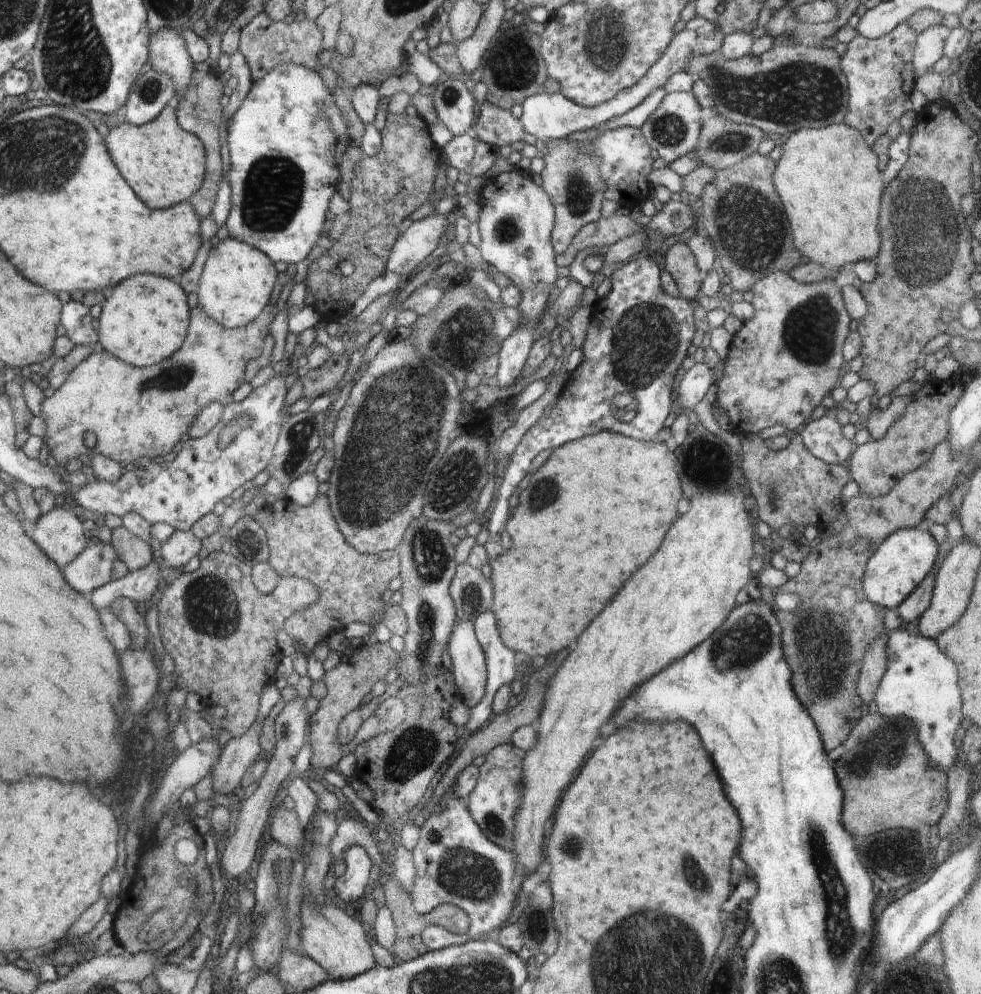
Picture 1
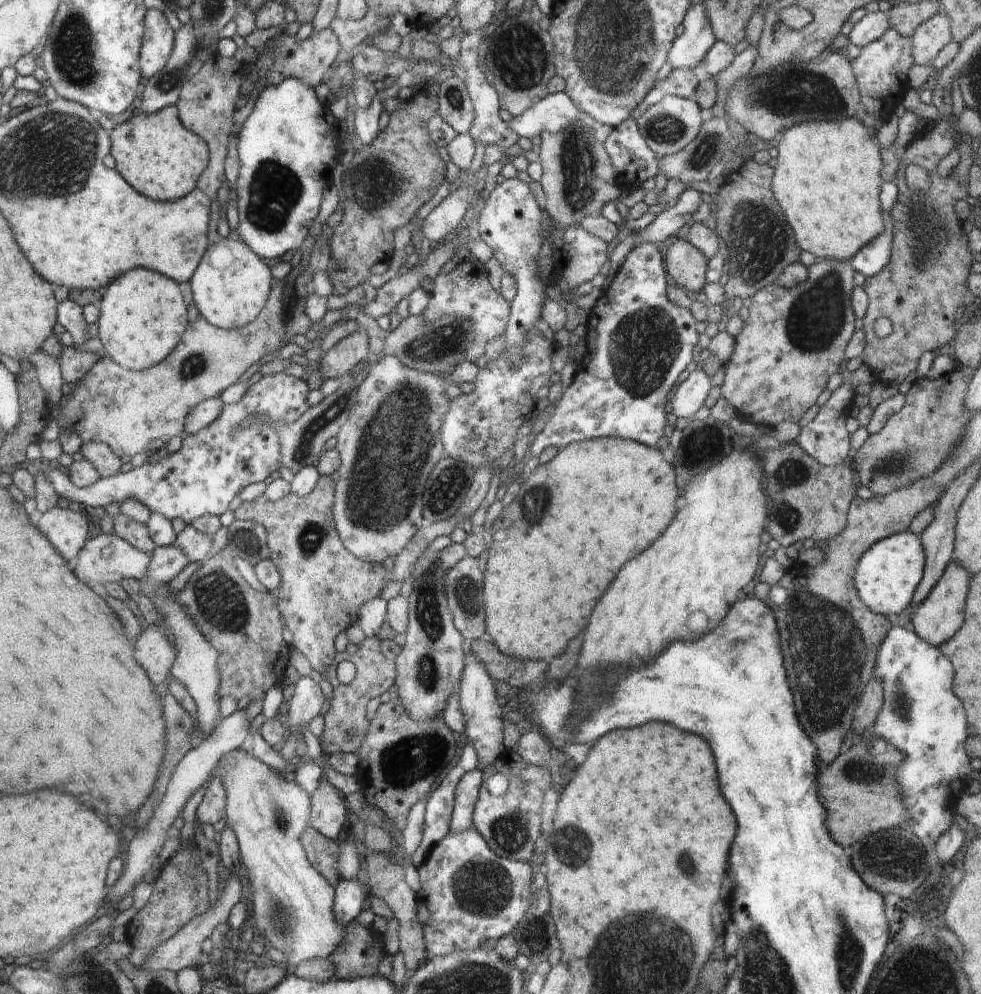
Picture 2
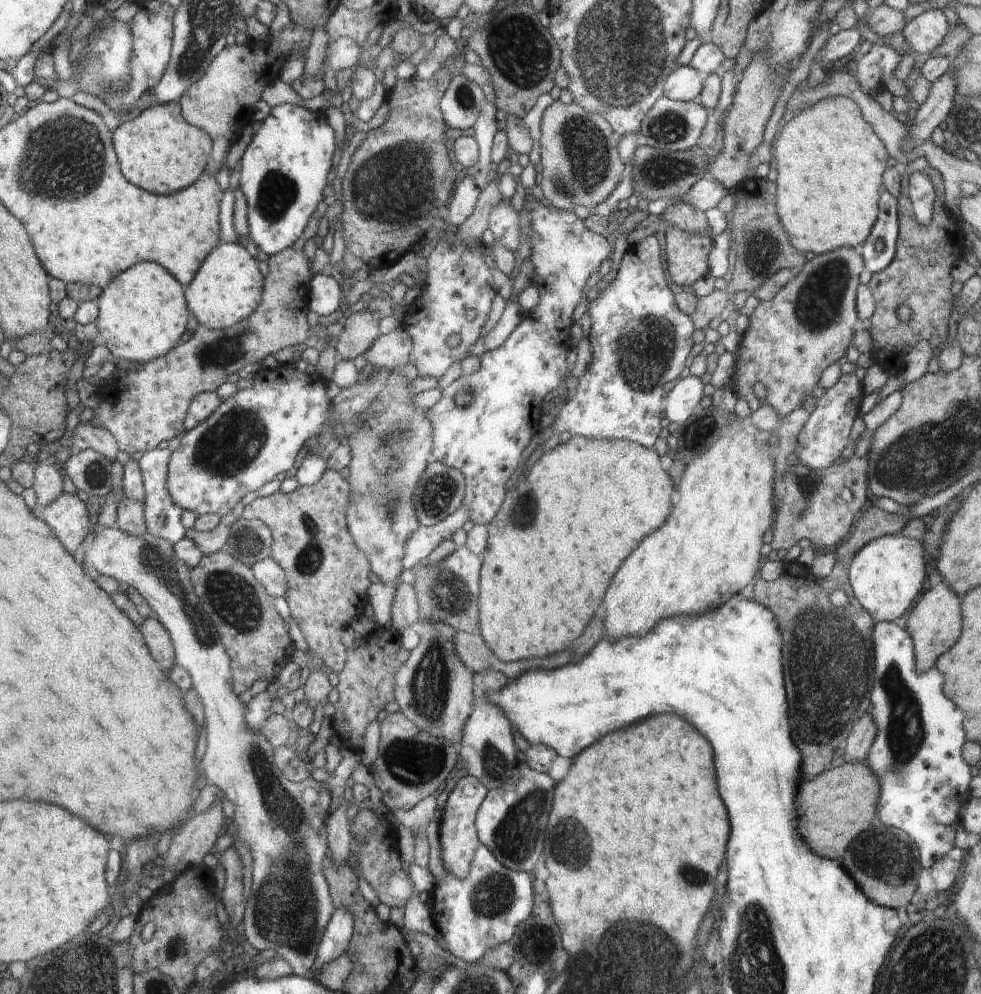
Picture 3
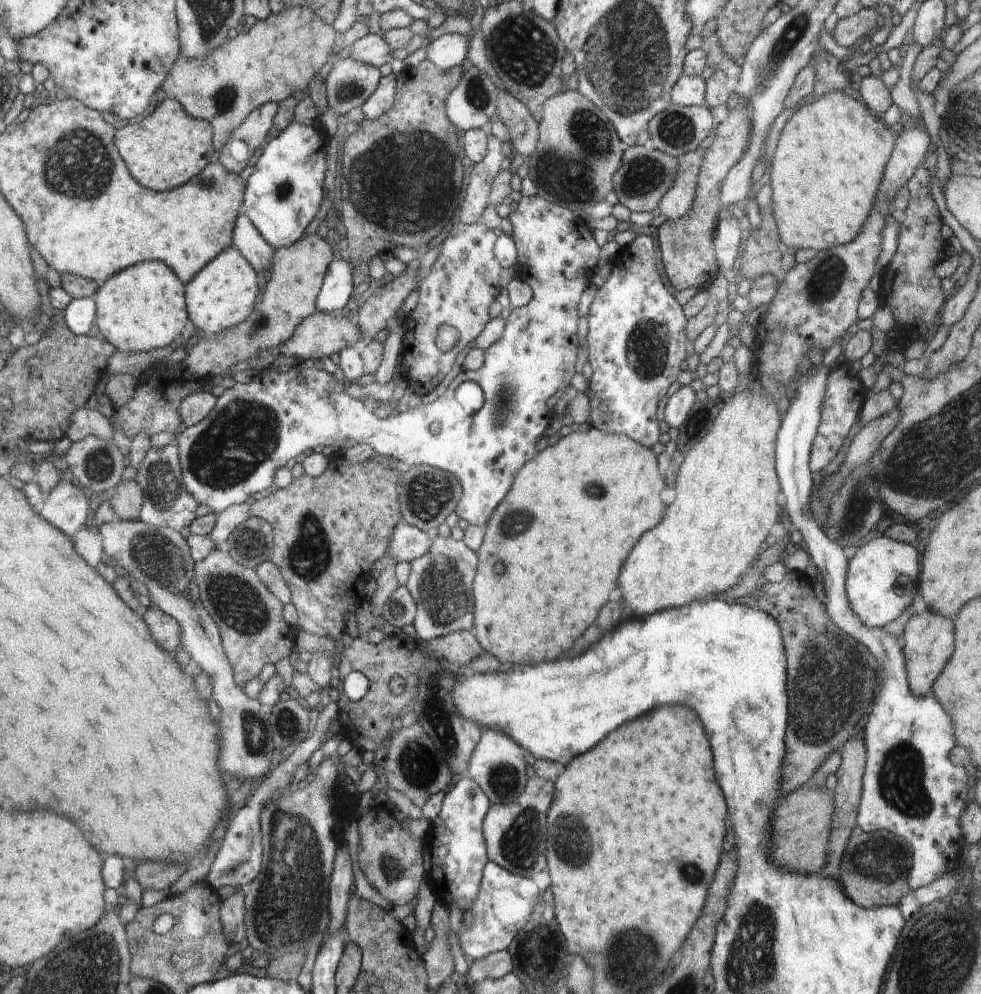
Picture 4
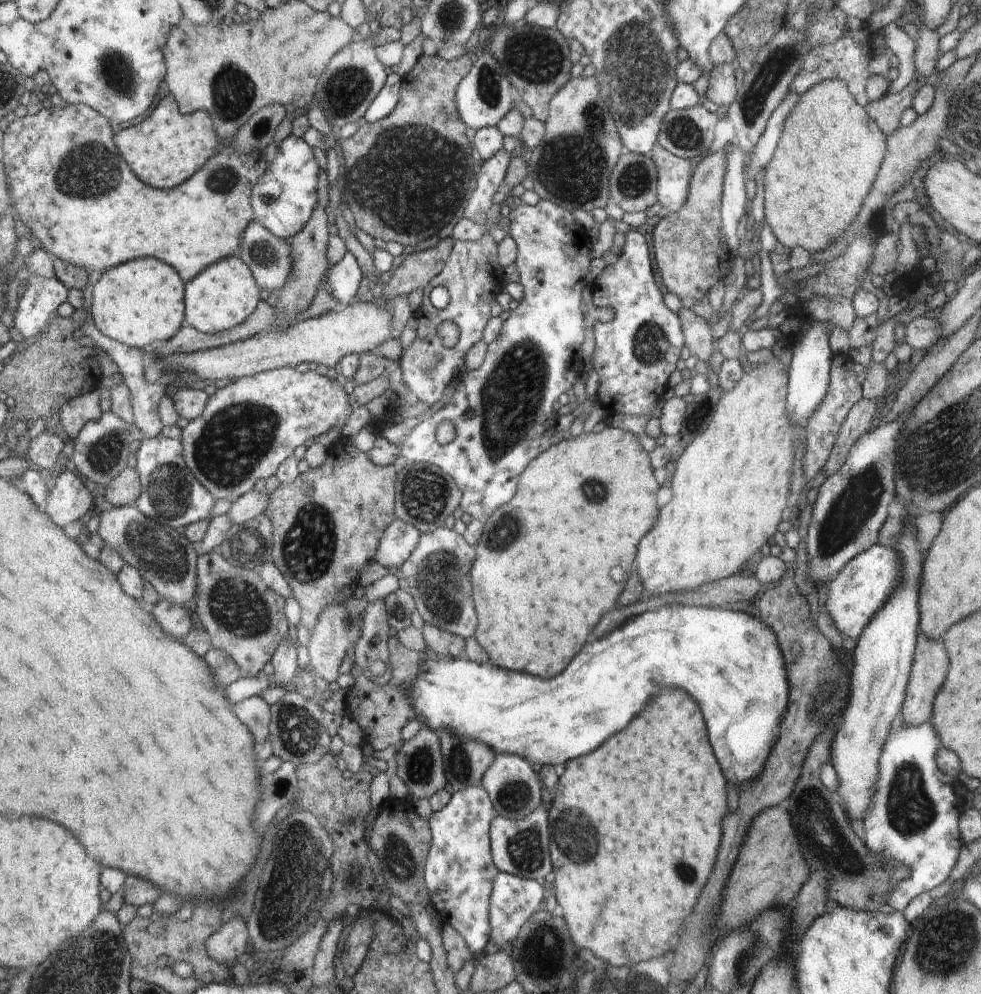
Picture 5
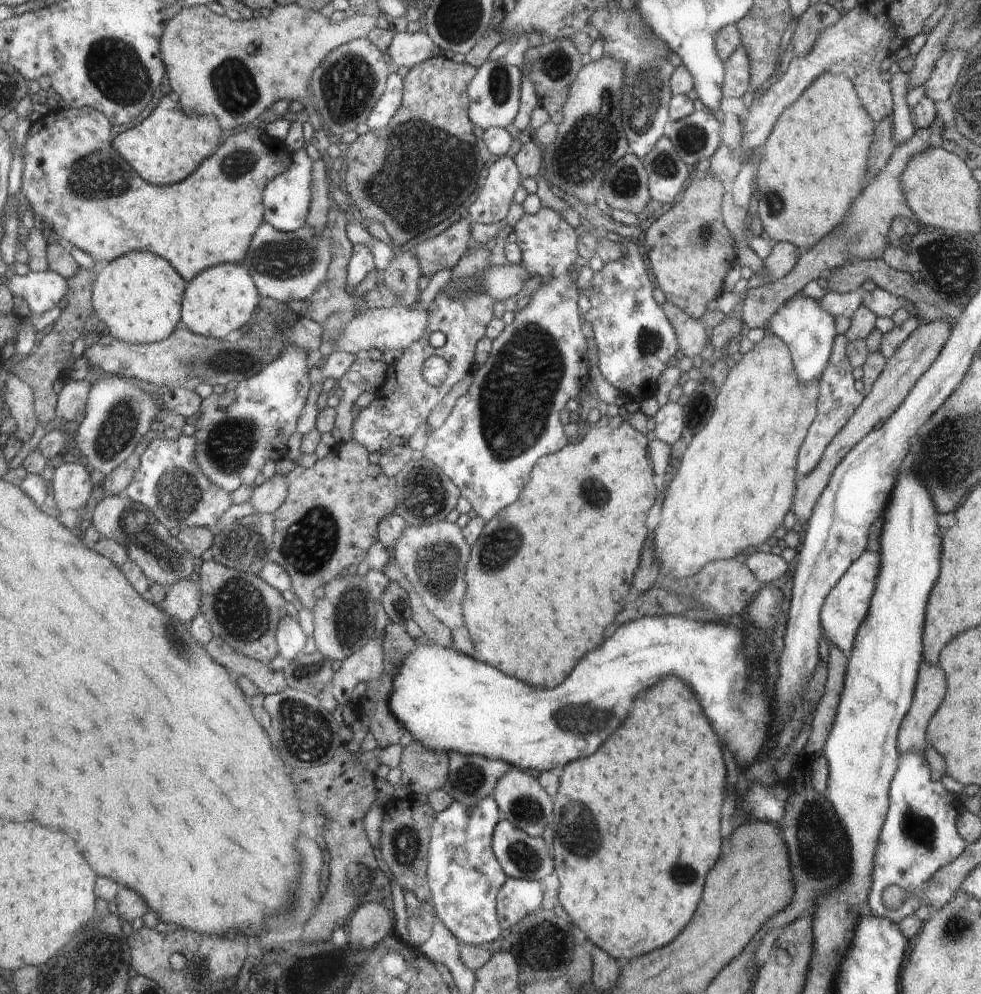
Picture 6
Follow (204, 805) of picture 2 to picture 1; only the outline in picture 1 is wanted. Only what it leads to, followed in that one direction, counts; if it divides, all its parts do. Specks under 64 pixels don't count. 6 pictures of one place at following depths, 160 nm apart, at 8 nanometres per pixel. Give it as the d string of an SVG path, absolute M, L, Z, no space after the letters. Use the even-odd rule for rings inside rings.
M261 725L252 726L240 738L226 738L217 761L212 768L214 792L223 795L238 793L240 780L260 754L259 730Z

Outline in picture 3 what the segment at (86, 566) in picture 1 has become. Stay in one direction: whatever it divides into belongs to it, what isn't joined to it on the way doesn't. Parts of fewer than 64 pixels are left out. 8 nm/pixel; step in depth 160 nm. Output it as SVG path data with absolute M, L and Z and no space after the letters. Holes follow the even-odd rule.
M118 527L98 528L90 550L86 550L84 554L84 564L98 570L98 574L102 576L128 584L146 600L162 626L169 632L174 650L177 651L178 666L190 674L192 686L202 700L207 742L202 768L206 775L206 784L220 788L223 798L230 800L234 806L232 822L236 830L223 836L219 844L224 848L241 840L242 844L250 848L252 856L253 886L250 897L245 900L243 921L246 945L250 944L250 950L275 950L278 956L293 966L294 975L312 978L322 938L336 909L322 870L322 862L325 862L324 858L329 851L325 823L328 812L334 806L330 792L324 790L320 782L311 777L300 783L290 782L275 766L274 748L264 738L264 734L248 728L245 719L246 705L238 700L238 695L233 691L232 660L221 642L216 626L204 612L198 595L194 594L190 568L174 554L172 543L149 533L130 536Z

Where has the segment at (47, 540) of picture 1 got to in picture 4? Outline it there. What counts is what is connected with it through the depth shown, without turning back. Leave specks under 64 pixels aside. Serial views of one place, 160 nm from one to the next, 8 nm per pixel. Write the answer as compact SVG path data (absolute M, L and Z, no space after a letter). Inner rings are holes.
M62 478L48 493L40 514L64 534L74 536L88 520L88 500L72 481Z

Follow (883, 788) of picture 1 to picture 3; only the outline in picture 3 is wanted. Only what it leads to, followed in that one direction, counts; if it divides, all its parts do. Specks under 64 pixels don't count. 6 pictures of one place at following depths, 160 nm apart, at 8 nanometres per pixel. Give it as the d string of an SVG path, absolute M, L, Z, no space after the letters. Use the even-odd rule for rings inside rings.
M846 762L832 767L810 782L801 783L798 790L798 831L814 854L836 861L844 860L846 848L872 824L876 816L880 786L874 772L865 762Z

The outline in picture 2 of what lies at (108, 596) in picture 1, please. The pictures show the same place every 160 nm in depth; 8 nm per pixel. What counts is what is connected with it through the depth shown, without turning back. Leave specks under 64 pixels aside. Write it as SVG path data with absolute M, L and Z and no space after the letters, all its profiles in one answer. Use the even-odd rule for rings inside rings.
M176 545L155 547L149 572L141 579L141 591L150 596L151 592L160 584L172 580L191 560L187 554Z

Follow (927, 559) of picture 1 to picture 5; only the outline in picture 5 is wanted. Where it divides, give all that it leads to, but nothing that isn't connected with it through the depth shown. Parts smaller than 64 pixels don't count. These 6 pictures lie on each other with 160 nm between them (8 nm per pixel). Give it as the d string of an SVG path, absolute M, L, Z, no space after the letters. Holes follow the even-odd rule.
M878 543L846 563L838 576L830 582L830 586L827 586L829 592L825 604L825 609L837 626L840 636L844 635L854 642L860 638L871 618L894 590L898 577L899 562L895 551Z

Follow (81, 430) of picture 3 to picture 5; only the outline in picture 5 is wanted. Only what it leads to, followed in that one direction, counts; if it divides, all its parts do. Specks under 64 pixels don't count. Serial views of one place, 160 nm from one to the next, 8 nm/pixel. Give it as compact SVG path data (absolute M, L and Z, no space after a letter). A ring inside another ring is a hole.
M97 387L66 400L58 417L63 435L75 439L86 424L101 417L99 394L100 389Z

